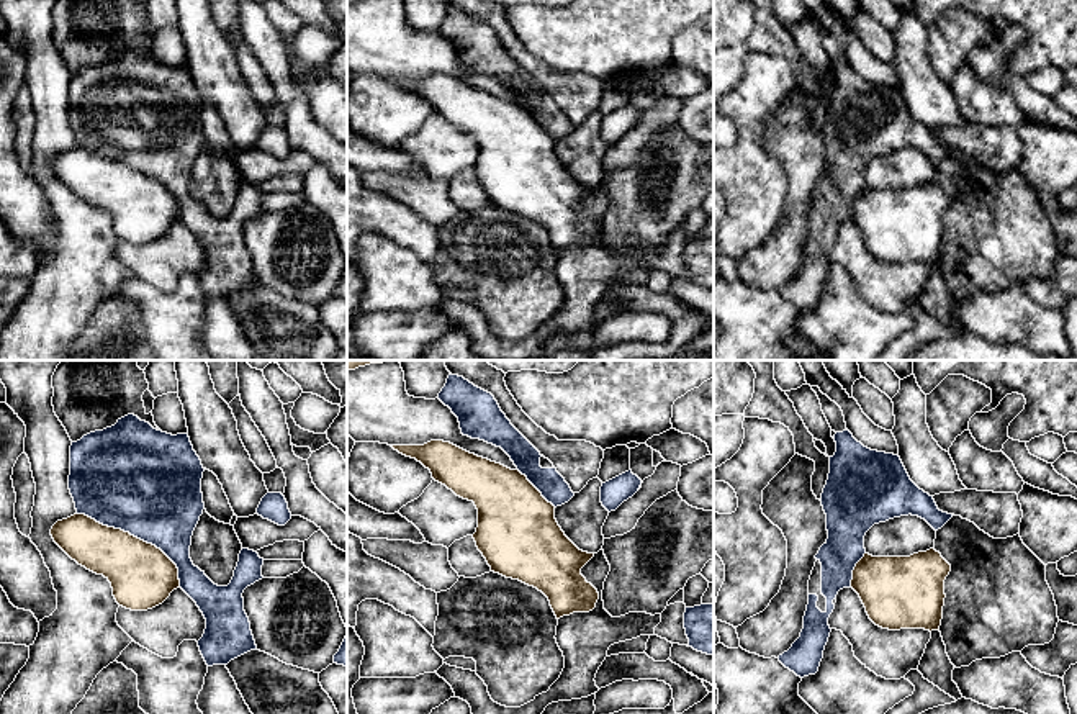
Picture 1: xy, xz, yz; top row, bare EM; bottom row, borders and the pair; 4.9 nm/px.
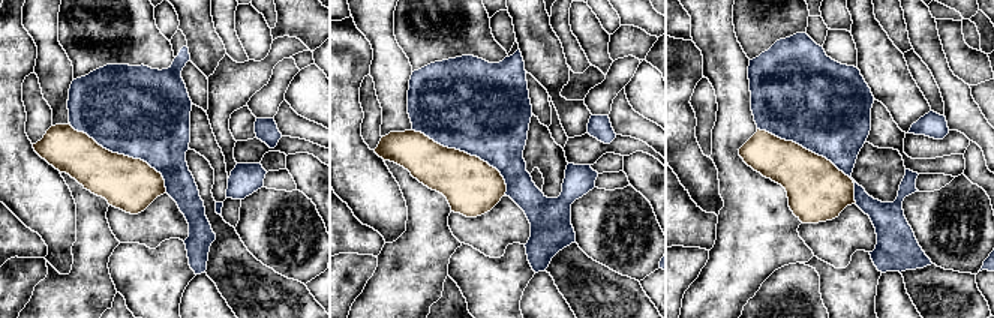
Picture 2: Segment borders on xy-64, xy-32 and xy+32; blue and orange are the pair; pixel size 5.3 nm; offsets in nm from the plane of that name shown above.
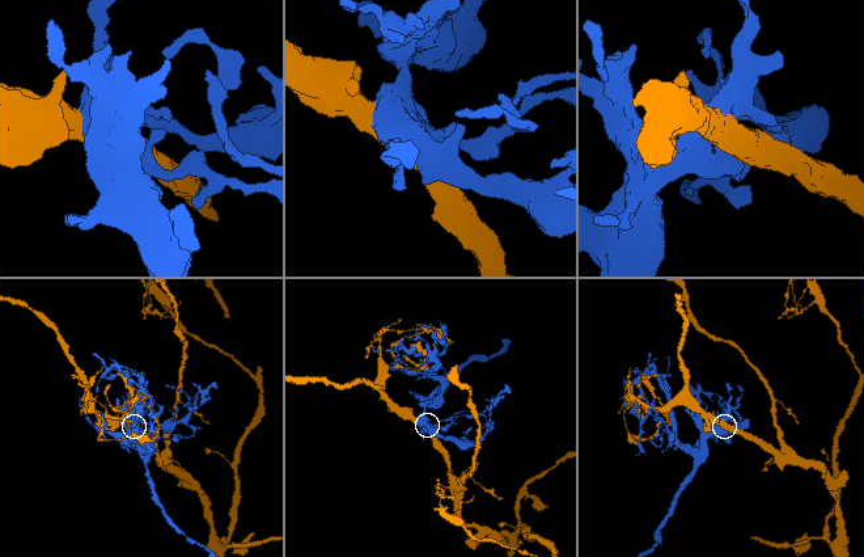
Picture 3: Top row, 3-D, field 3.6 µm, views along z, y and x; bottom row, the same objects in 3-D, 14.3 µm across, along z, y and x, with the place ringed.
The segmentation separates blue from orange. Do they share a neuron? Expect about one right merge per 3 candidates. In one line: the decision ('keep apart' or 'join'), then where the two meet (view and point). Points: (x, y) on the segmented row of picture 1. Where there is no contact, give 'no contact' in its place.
keep apart | xy (138, 537)

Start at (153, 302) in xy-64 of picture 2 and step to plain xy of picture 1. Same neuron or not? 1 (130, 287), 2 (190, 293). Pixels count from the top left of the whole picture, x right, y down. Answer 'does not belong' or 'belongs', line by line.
1: belongs
2: belongs

